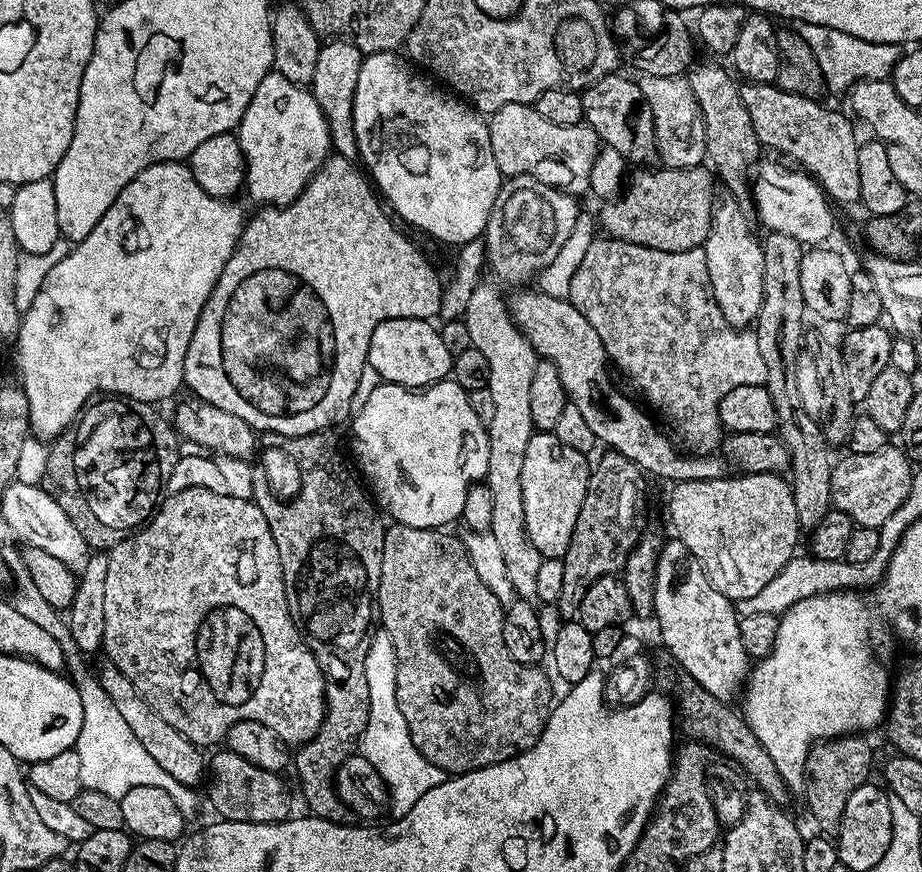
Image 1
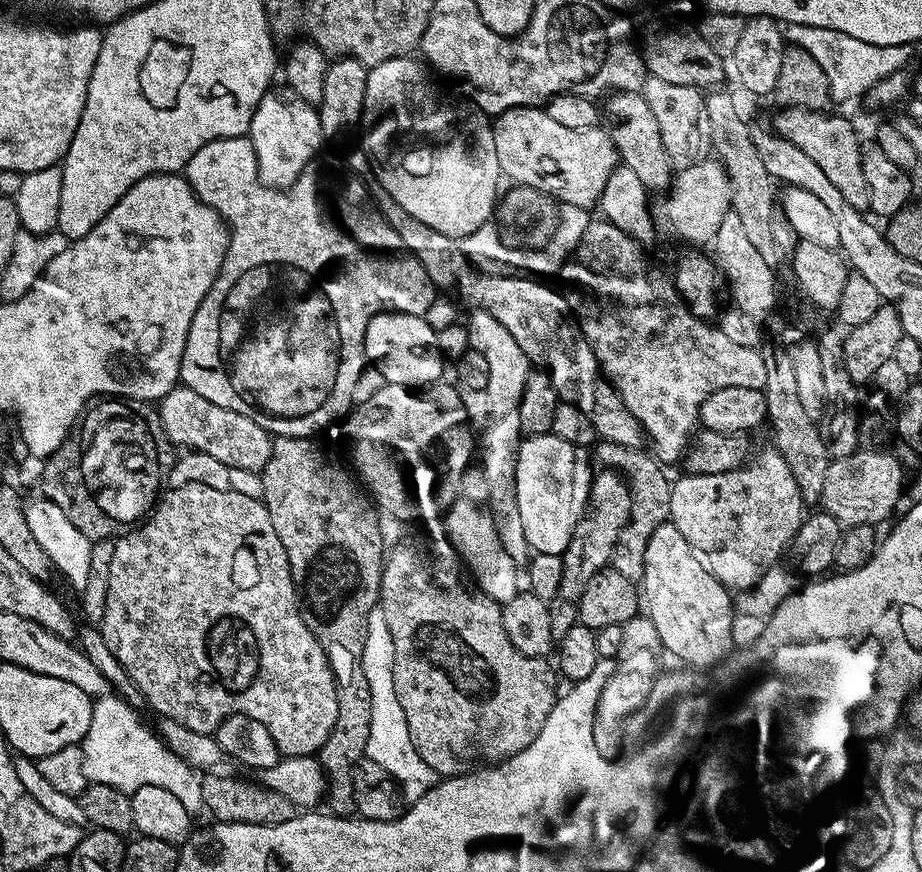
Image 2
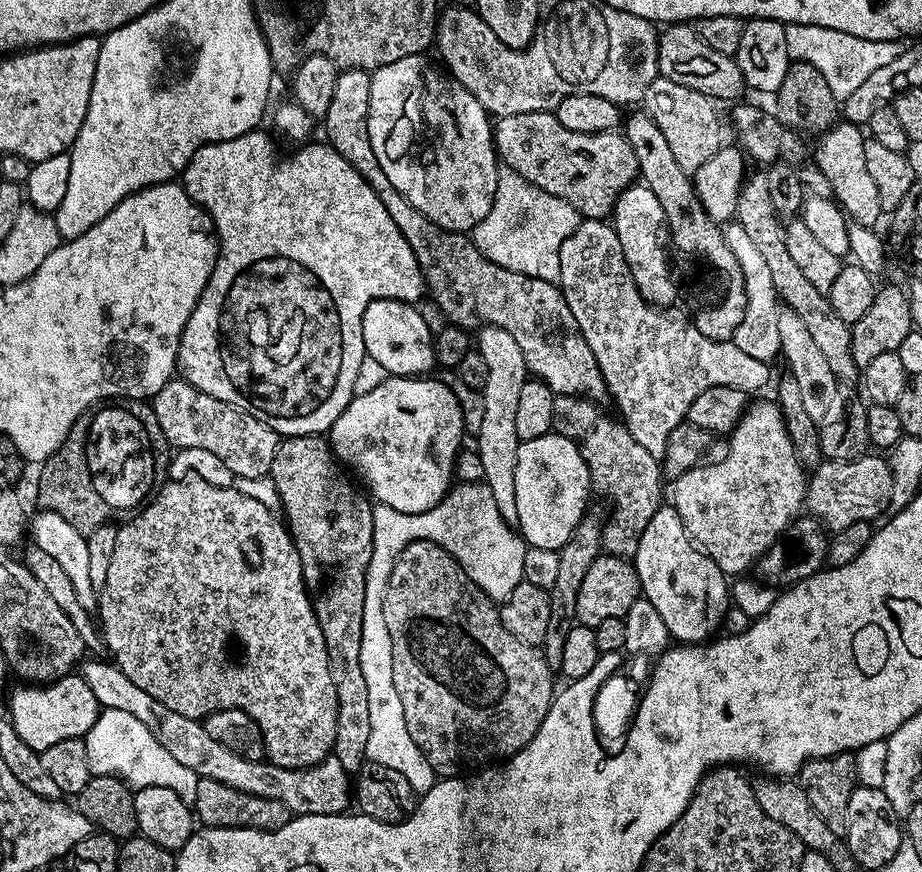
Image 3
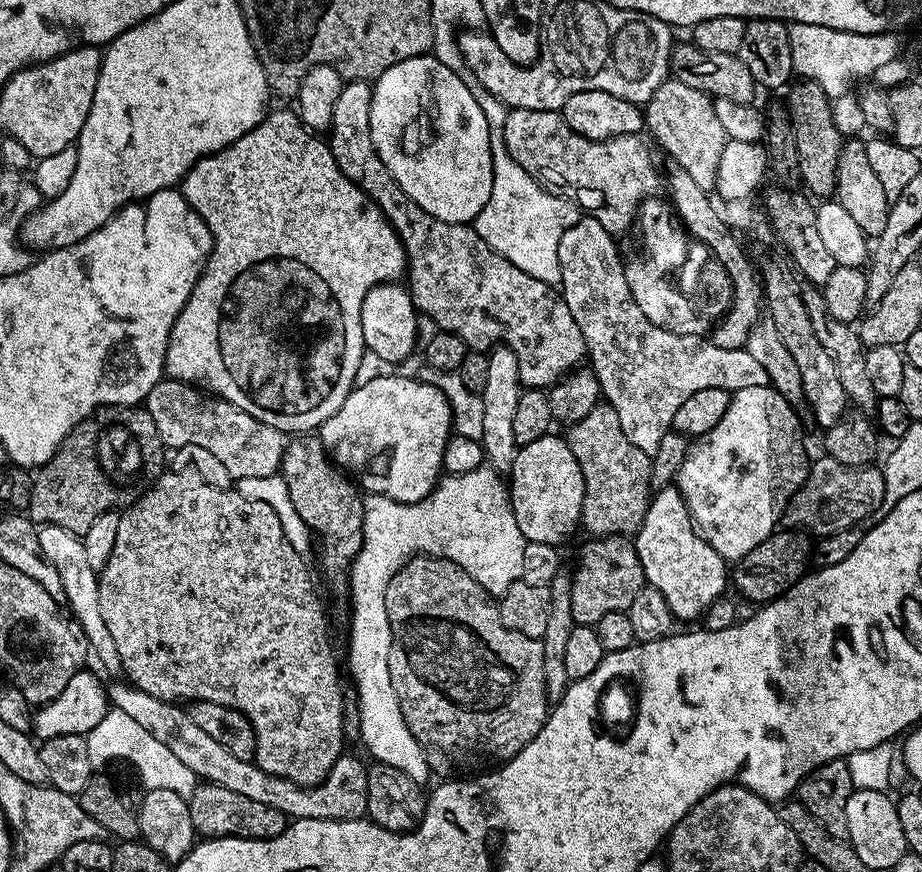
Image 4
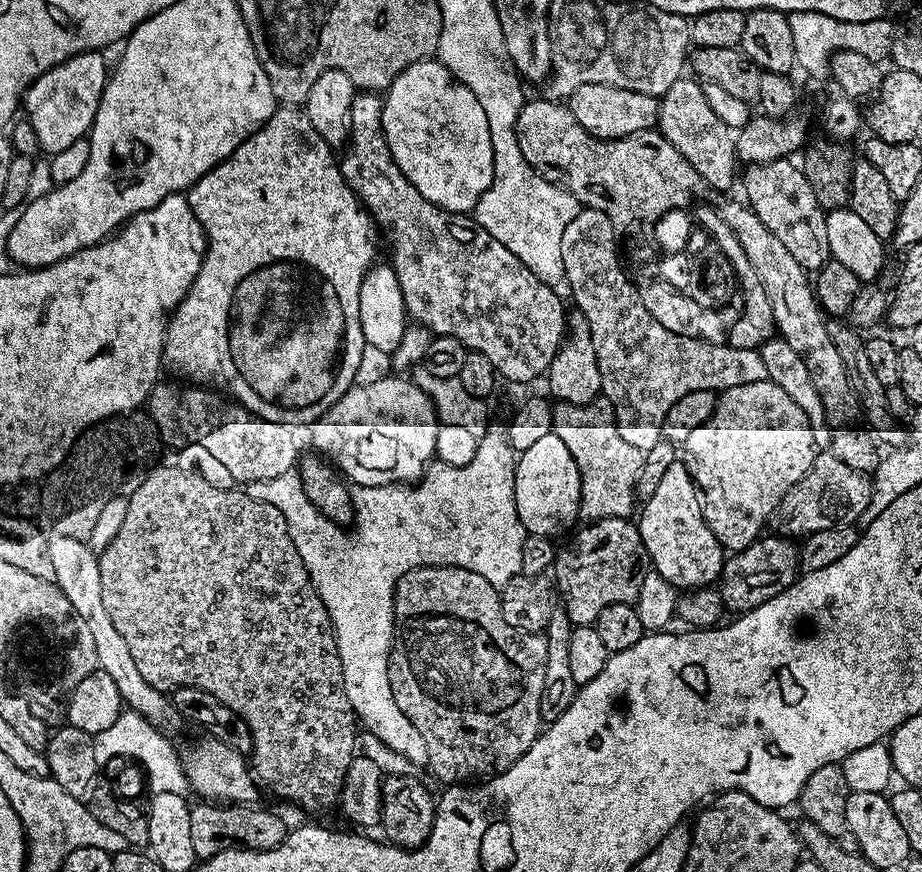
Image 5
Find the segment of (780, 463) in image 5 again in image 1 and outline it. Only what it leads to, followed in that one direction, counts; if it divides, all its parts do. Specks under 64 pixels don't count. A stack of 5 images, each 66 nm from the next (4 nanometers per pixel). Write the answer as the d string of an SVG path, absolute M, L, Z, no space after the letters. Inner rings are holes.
M774 472L729 474L723 476L720 480L711 480L710 482L686 482L685 484L677 484L671 490L673 492L672 497L668 500L668 516L672 519L673 526L676 527L676 532L674 532L675 539L682 541L688 547L692 557L704 568L704 573L708 575L710 582L727 600L735 602L742 598L754 598L754 594L760 593L769 584L770 578L774 578L774 574L778 574L778 570L782 570L782 566L786 566L786 562L790 562L790 558L797 555L798 548L796 548L796 543L800 540L802 529L798 522L798 510L794 510L792 485L783 475Z

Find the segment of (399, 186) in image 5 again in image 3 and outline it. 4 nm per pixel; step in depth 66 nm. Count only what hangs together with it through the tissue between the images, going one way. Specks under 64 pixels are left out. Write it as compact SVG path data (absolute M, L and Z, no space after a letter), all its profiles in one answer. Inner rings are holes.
M345 68L337 71L336 81L334 82L334 96L330 101L330 108L322 118L326 142L382 198L382 206L386 206L386 214L394 218L394 226L410 242L410 250L414 250L414 258L418 258L418 266L424 275L424 286L427 299L433 300L442 310L445 321L449 325L457 328L469 330L479 330L486 324L493 324L502 330L507 330L509 334L514 334L514 342L522 350L522 358L526 362L529 373L535 379L546 382L550 390L557 396L585 396L587 400L595 402L607 401L609 399L608 387L602 378L602 370L598 370L598 362L594 362L594 354L590 351L590 346L586 346L586 338L582 338L582 330L578 322L574 322L574 314L570 314L570 306L566 306L564 293L557 285L550 282L542 282L538 278L530 278L526 274L518 274L514 270L506 270L490 258L486 258L476 249L476 243L463 232L452 232L449 228L438 226L426 214L422 214L394 186L390 186L390 178L382 174L382 166L378 166L378 158L374 158L374 146L370 146L368 137L368 111L370 110L370 82L372 73L361 68Z

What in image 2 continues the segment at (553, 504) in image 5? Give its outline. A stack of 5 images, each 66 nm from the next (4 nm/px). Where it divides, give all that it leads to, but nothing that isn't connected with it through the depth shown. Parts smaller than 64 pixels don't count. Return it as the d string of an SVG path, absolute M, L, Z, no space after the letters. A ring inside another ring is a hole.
M548 433L525 437L515 464L515 486L518 489L518 510L527 544L537 554L562 556L570 536L588 504L589 486L594 475L587 449L566 442Z

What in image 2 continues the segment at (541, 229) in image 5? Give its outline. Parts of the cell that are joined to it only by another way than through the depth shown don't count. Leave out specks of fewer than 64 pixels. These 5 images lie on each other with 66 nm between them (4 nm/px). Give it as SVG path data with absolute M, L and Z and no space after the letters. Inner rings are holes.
M566 204L559 209L554 234L548 239L548 243L543 246L519 246L520 248L511 248L510 245L503 244L500 241L501 229L495 223L489 222L482 225L478 230L474 230L474 234L463 237L462 247L469 260L476 266L492 266L492 263L497 260L500 264L509 264L512 267L509 269L523 270L525 273L531 274L536 278L548 278L544 276L555 277L560 269L563 268L565 260L575 253L578 242L582 238L582 234L589 222L589 209Z

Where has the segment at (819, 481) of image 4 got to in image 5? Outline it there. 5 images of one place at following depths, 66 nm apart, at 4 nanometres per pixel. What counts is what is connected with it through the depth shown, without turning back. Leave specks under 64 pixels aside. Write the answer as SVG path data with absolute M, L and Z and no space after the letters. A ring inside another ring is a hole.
M830 450L817 451L812 468L801 480L794 482L794 486L786 490L782 502L778 502L770 524L776 527L773 528L775 535L789 538L803 538L818 530L850 528L871 500L872 481L865 473L850 470L850 466L838 462Z

